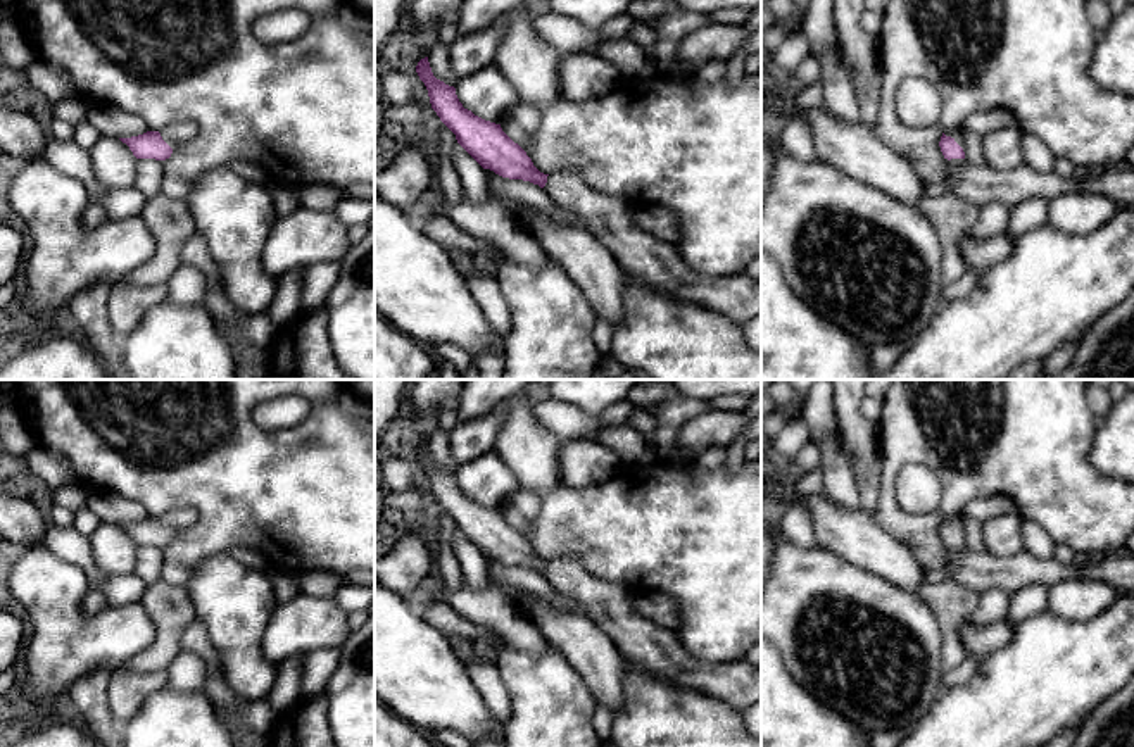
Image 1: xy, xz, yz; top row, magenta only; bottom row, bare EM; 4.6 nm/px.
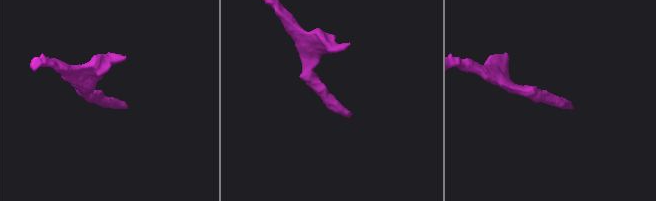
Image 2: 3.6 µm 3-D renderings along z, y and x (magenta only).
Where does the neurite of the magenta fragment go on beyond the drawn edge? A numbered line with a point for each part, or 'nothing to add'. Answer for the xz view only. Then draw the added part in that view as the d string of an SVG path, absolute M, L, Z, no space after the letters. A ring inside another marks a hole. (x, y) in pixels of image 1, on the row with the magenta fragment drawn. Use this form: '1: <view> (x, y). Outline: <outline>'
1: xz (656, 263). Outline: M575 169L549 174L544 190L549 197L573 210L590 231L618 261L621 269L644 281L649 288L663 292L680 302L697 304L702 309L723 314L734 323L746 323L761 314L761 281L747 274L706 276L685 266L673 243L639 229L632 217L635 207L623 198L597 193L589 188Z

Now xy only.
1: xy (176, 133). Outline: M181 119L167 124L159 133L162 140L174 150L197 136L198 124L192 119Z

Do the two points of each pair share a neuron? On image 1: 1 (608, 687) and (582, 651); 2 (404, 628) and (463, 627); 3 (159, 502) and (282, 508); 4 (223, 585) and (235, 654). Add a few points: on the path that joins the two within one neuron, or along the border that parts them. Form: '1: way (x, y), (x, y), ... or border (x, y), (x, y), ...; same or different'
1: way (604, 678), (603, 671), (591, 659); same
2: border (416, 609), (446, 635); different
3: way (190, 494), (251, 494); same
4: way (235, 602), (235, 637); same

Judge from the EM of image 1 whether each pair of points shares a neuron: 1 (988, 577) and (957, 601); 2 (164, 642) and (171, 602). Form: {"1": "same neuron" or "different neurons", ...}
{"1": "different neurons", "2": "same neuron"}

